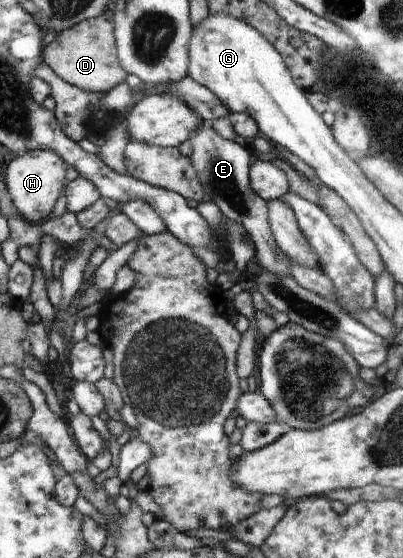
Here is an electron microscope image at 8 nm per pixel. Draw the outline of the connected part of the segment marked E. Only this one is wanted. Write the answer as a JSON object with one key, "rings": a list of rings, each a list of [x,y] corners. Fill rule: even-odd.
{"rings":[[[205,121],[201,123],[201,128],[189,141],[192,147],[192,153],[189,155],[190,162],[193,162],[194,170],[197,170],[207,199],[220,208],[220,212],[227,220],[240,222],[244,226],[254,242],[256,261],[262,267],[268,268],[276,274],[290,276],[290,262],[276,244],[270,224],[268,224],[267,202],[254,192],[250,184],[250,151],[248,148],[240,140],[226,140],[226,138],[218,136],[214,132],[212,124]]]}

